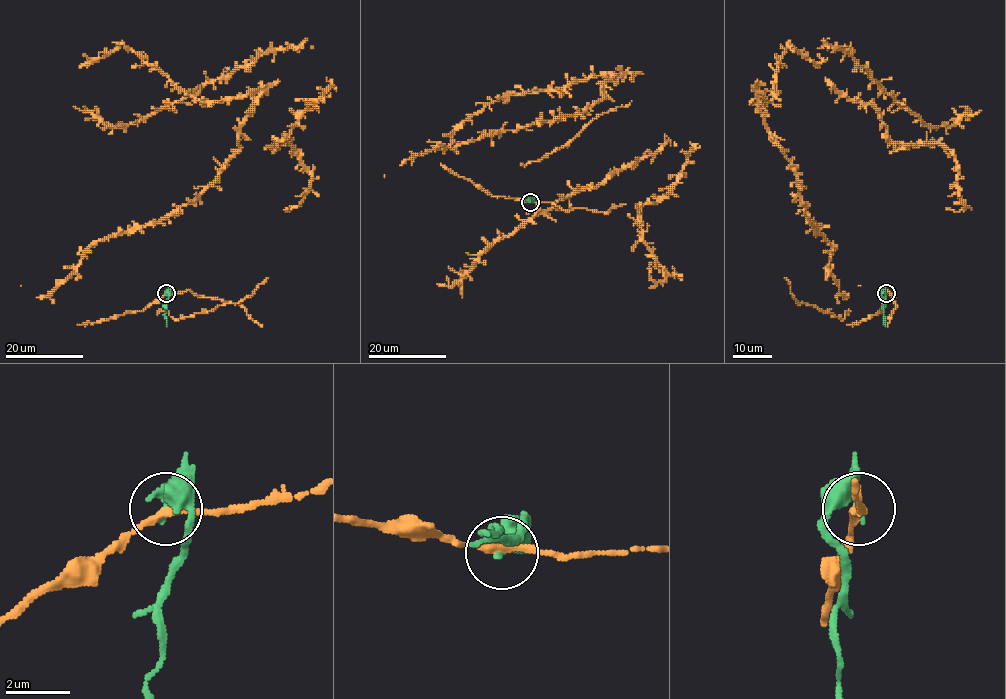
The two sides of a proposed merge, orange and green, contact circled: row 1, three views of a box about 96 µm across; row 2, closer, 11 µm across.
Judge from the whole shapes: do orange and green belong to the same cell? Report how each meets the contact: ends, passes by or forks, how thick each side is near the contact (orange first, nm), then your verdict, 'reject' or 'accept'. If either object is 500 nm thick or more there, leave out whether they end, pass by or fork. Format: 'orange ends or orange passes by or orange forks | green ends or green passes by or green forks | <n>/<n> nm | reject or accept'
orange passes by | green ends | 200/320 nm | reject

